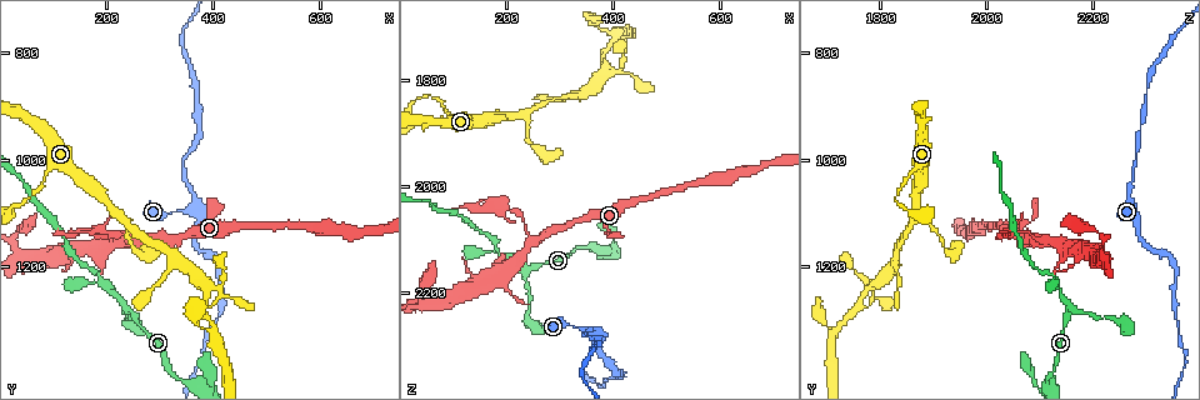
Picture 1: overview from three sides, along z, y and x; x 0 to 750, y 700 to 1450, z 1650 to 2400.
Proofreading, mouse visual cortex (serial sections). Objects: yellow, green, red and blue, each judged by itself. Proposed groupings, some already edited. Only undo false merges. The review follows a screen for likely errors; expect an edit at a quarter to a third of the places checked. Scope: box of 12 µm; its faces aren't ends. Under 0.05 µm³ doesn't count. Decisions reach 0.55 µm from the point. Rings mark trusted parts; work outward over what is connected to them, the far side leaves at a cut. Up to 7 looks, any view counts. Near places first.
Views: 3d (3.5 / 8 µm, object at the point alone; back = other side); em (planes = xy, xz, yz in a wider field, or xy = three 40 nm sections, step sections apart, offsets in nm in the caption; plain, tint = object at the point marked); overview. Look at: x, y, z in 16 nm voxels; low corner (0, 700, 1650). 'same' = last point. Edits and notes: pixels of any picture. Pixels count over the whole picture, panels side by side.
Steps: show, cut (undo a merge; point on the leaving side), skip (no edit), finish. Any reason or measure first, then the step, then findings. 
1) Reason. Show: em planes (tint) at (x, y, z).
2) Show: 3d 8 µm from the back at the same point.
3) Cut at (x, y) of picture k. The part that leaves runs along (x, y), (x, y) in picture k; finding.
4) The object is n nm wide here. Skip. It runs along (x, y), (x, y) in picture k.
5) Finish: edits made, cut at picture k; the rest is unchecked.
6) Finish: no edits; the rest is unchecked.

Sharp bend. Show: em xy step 2 (tint) at (255, 1155, 2095).

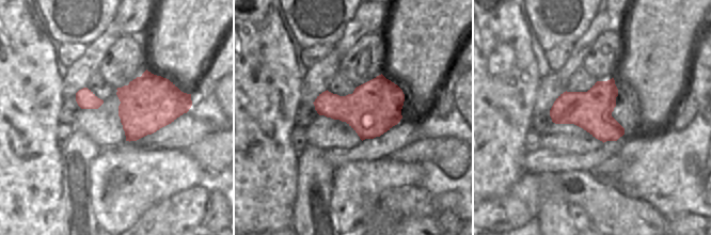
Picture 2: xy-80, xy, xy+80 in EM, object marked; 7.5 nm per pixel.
Show: 3d 3.5 µm at the same point.

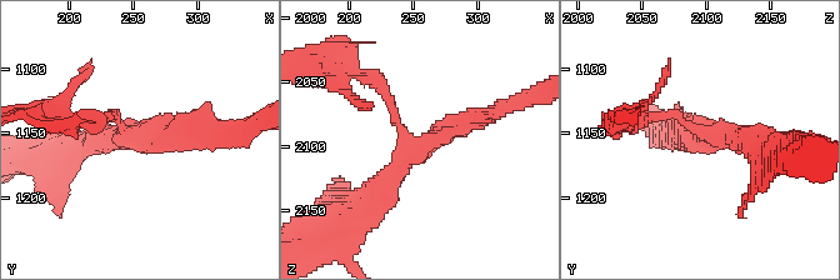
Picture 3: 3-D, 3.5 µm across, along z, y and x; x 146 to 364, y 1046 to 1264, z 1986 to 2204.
The object is 400 nm wide here. Cut at (381, 86) of picture 3. The part that leaves runs along (399, 125), (375, 80), (318, 70) in picture 3; a second cell is stuck on.

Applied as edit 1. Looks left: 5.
See it whole again. Show: overview.

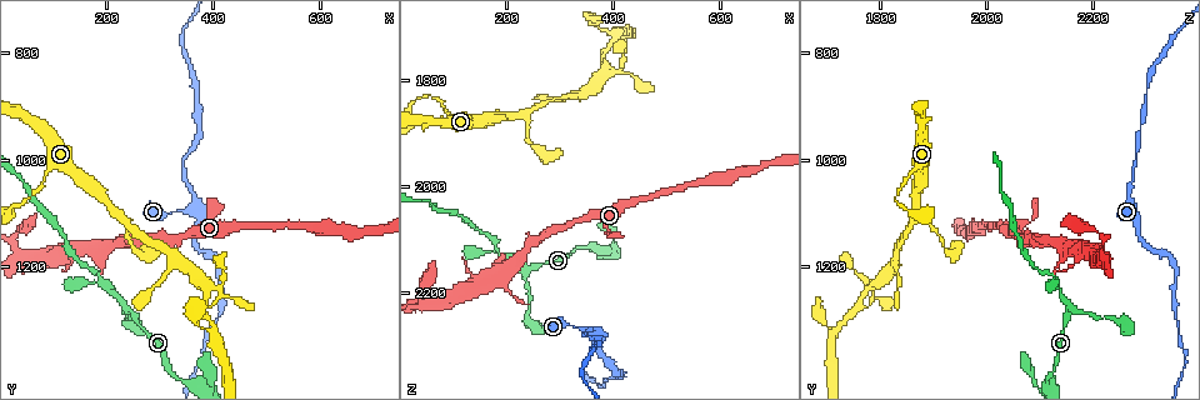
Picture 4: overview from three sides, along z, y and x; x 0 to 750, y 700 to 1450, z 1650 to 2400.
Sharp bend. Show: 3d 3.5 µm from the back at (230, 1110, 1860).

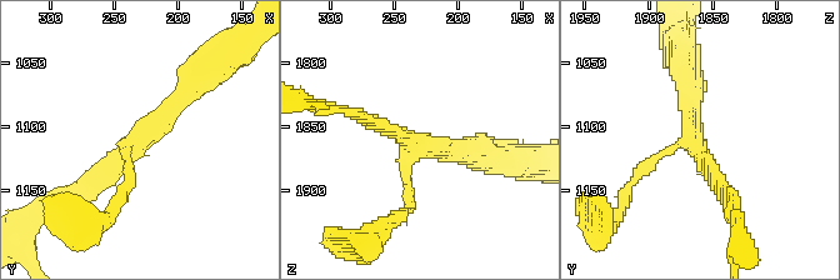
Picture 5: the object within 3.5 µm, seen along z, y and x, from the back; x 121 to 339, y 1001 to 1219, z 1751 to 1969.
3 arms meet here; the arms are 150, 200, 250 nm wide. Show: em xy step 1 (tint) at (232, 1112, 1866).

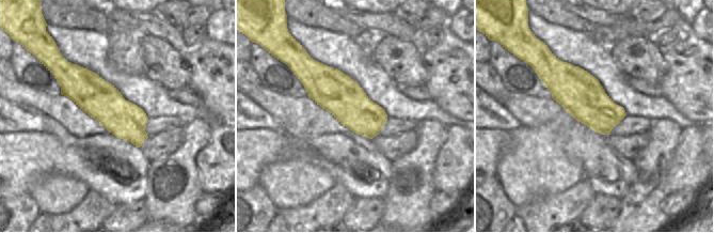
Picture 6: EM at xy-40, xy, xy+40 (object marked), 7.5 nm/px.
The object is 300 nm wide here. Skip. It runs along (198, 81), (168, 116), (75, 193) in picture 5; continuous, no second cell.

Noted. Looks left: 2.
Four-way junction. Show: 3d 3.5 µm at (395, 1235, 1785).

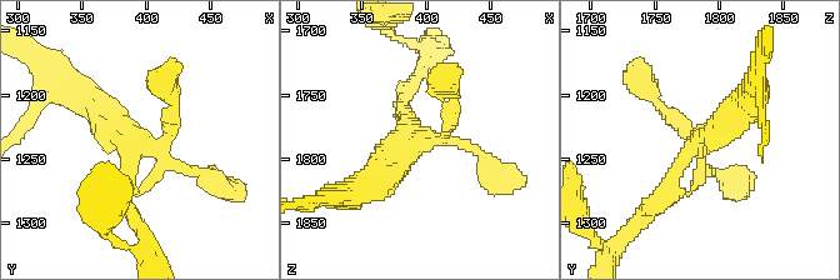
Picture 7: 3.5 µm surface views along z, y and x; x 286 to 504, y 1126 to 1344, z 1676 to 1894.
Now the EM. Show: em xy step 5 (tint) at (390, 1236, 1788).

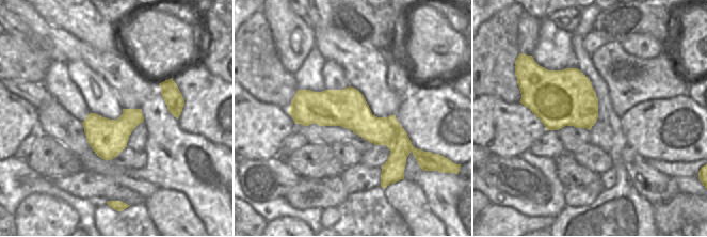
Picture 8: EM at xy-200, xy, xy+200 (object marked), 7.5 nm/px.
Skip. All the same cell.

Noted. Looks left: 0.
Finish: edits made, cut at picture 3; the rest is unchecked.

